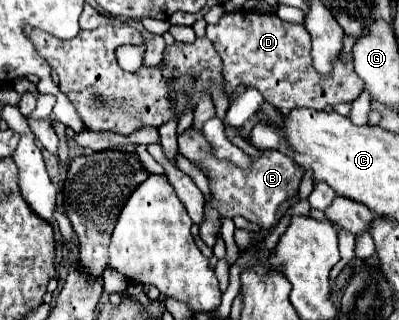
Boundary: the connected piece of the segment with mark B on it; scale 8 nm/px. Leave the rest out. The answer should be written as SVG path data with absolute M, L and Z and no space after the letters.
M188 128L184 134L178 136L178 148L188 160L200 162L208 170L212 202L206 204L206 218L200 226L200 238L208 248L214 248L216 228L220 226L222 218L242 216L254 222L260 230L272 228L278 222L280 206L298 194L298 186L304 176L304 172L300 172L300 166L282 152L262 152L262 158L254 160L252 172L244 176L240 168L232 168L232 164L220 164L220 160L212 160L212 156L208 156L208 144L204 136L200 136L200 132L192 128Z

